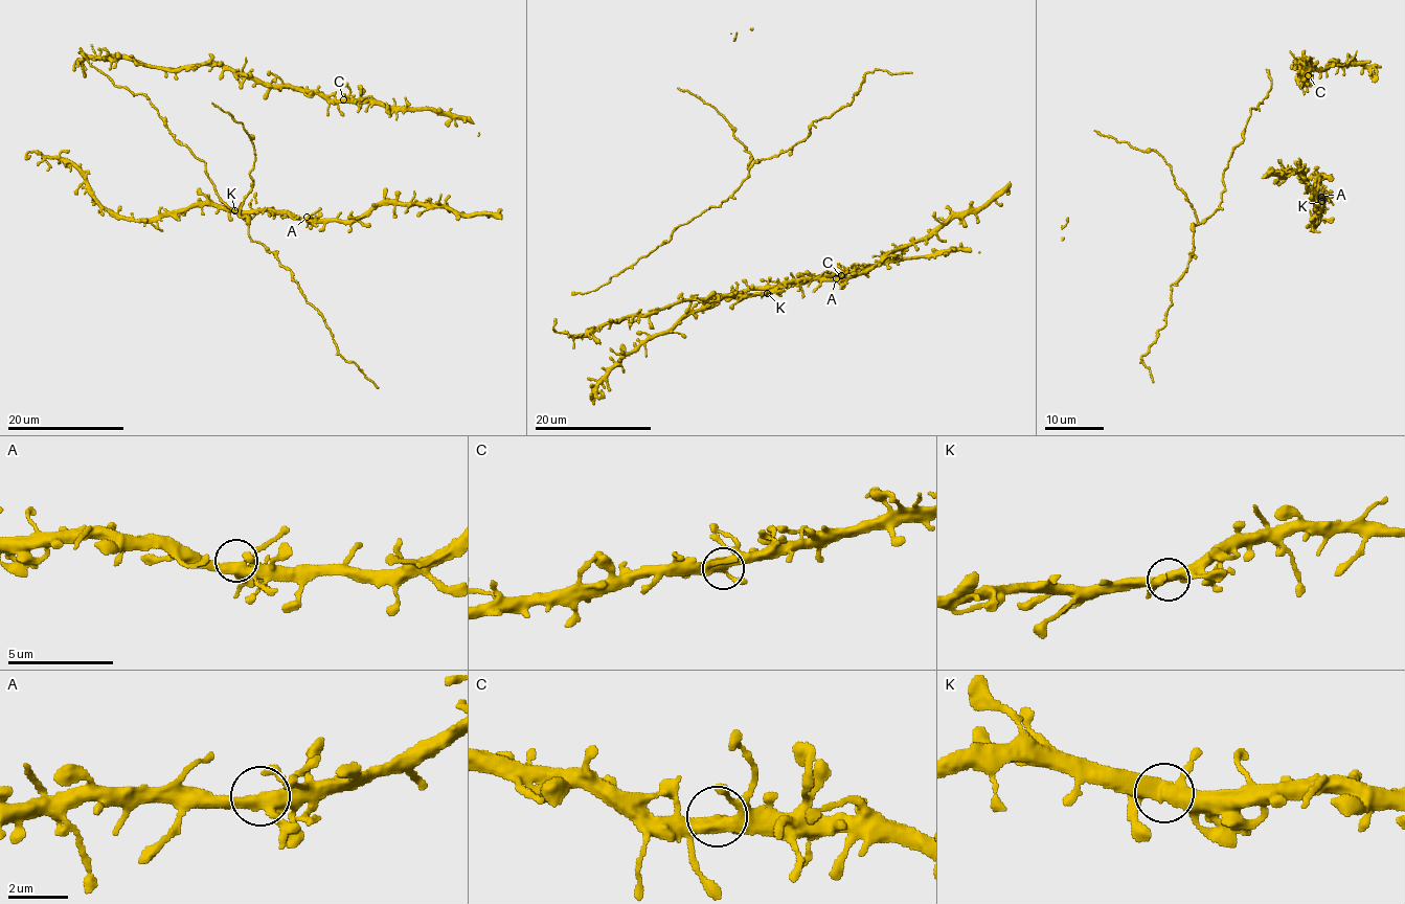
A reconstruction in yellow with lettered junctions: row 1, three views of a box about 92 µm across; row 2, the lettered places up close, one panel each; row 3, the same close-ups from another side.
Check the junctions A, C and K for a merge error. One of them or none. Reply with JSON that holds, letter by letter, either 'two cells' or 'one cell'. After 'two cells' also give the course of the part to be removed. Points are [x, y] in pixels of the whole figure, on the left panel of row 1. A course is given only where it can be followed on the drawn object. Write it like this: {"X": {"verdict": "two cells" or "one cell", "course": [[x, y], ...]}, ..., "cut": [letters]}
{"A": {"verdict": "one cell"}, "C": {"verdict": "one cell"}, "K": {"verdict": "one cell"}, "cut": []}

